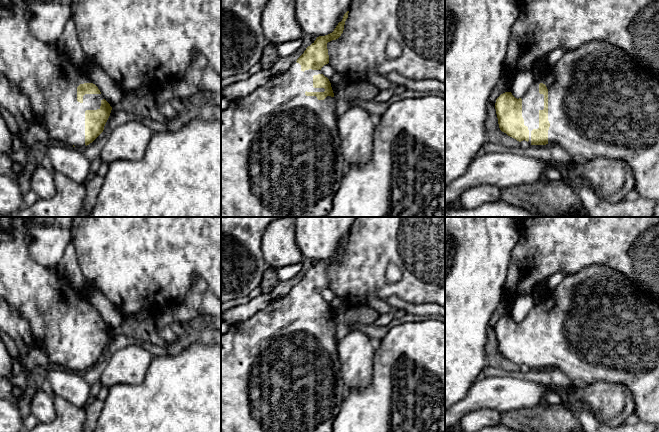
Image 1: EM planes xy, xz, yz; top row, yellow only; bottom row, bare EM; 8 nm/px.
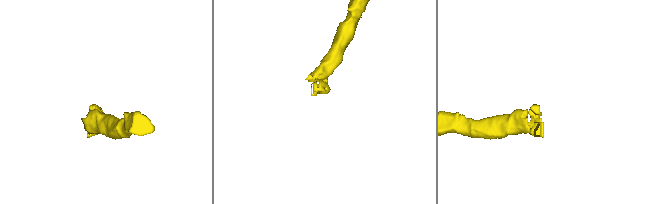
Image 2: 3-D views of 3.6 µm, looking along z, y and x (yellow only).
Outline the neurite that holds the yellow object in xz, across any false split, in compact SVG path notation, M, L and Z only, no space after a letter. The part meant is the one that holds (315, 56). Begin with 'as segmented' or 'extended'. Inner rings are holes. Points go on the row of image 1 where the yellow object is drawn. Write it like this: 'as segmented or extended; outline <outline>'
extended; outline M349 11L344 14L342 21L332 33L317 37L287 71L272 76L265 85L258 87L249 95L231 100L229 106L221 110L221 217L324 217L331 210L333 198L341 185L347 165L341 149L334 93L329 79L322 74L321 68L329 63L327 43L341 36L348 13Z

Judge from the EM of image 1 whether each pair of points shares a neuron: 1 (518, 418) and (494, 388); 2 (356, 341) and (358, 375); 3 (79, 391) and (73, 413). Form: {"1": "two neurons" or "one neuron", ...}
{"1": "two neurons", "2": "one neuron", "3": "two neurons"}

